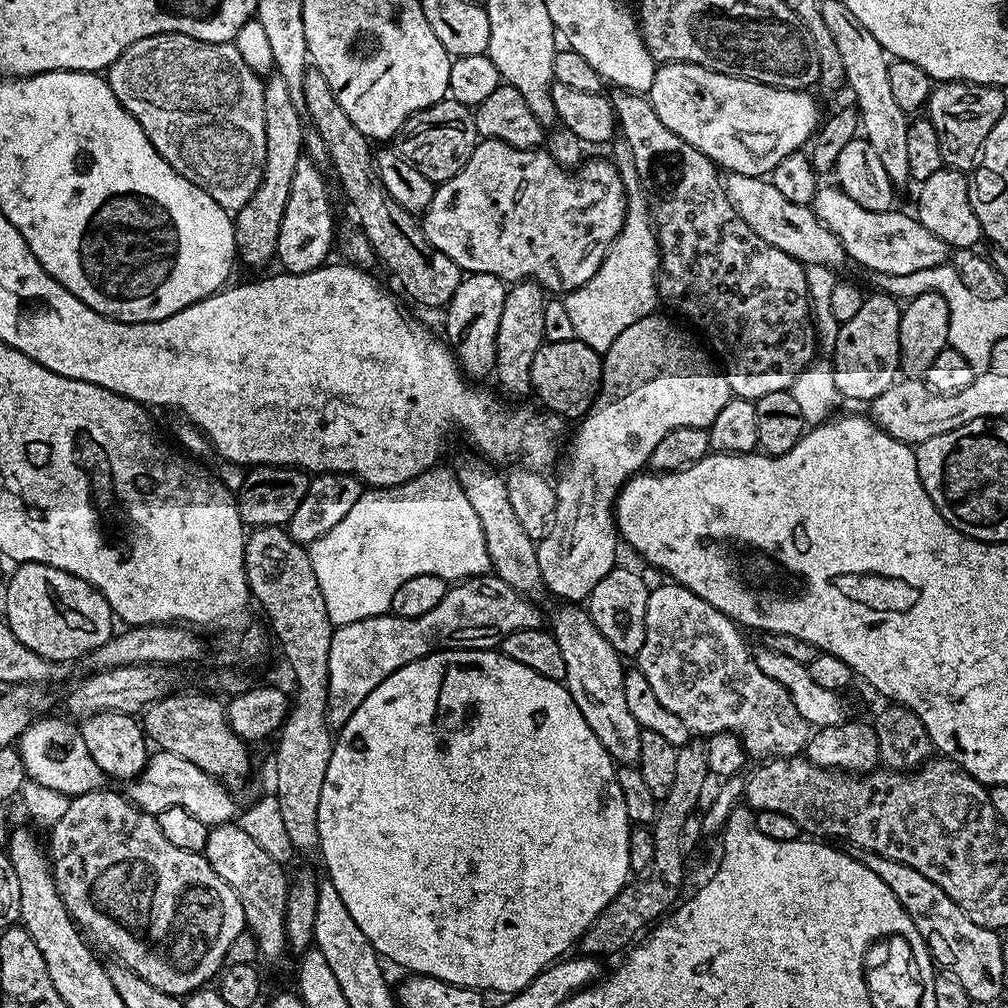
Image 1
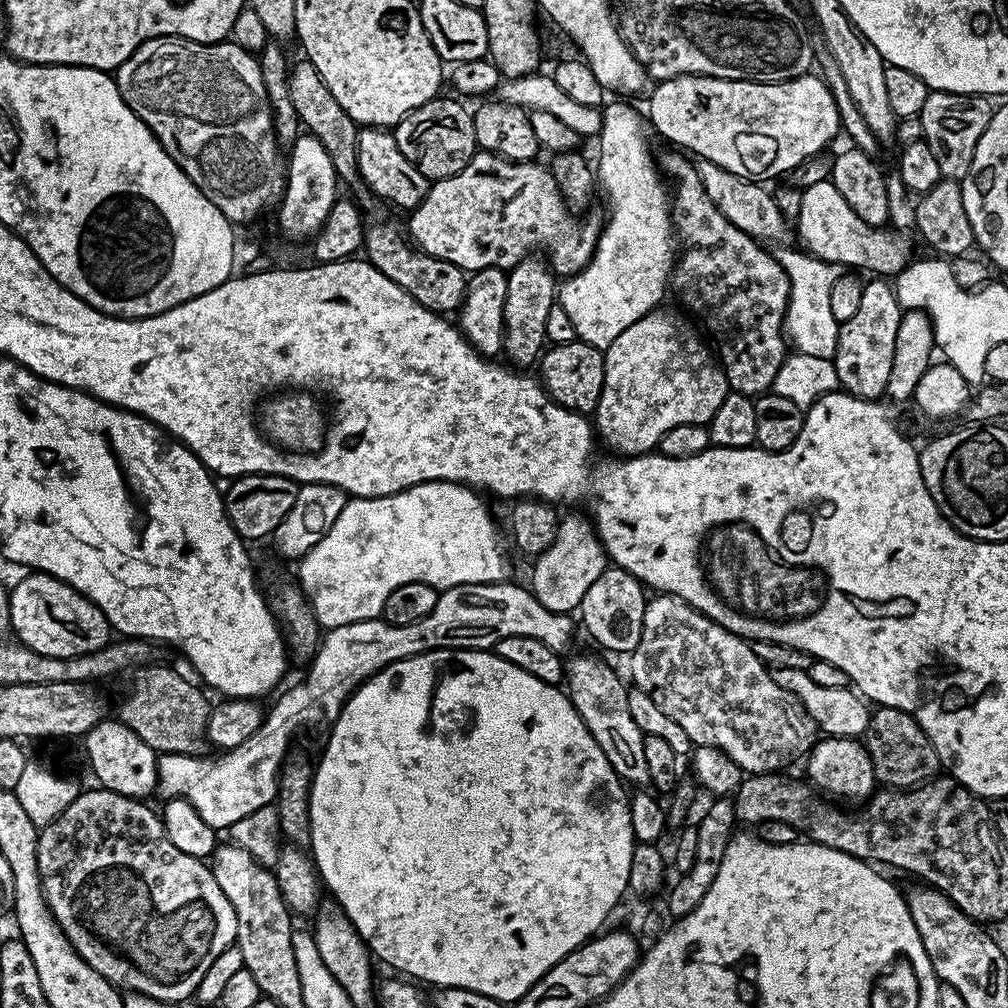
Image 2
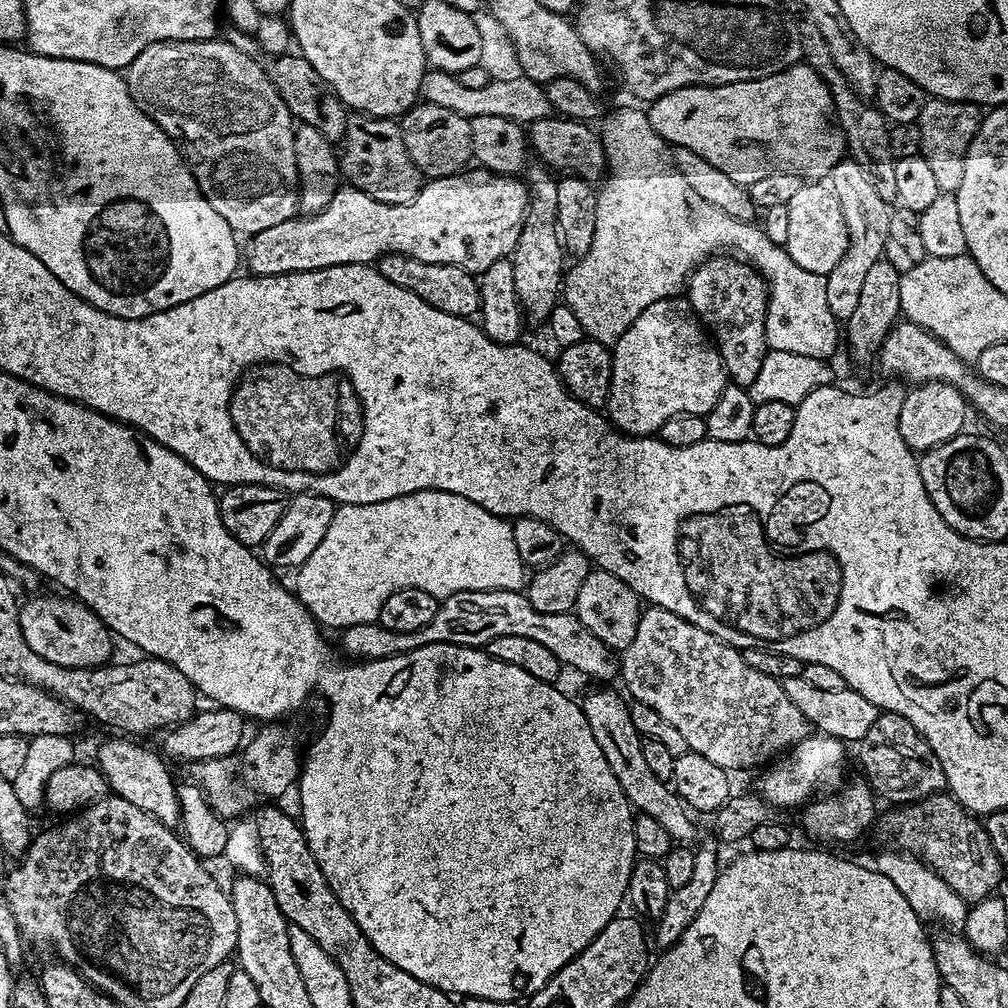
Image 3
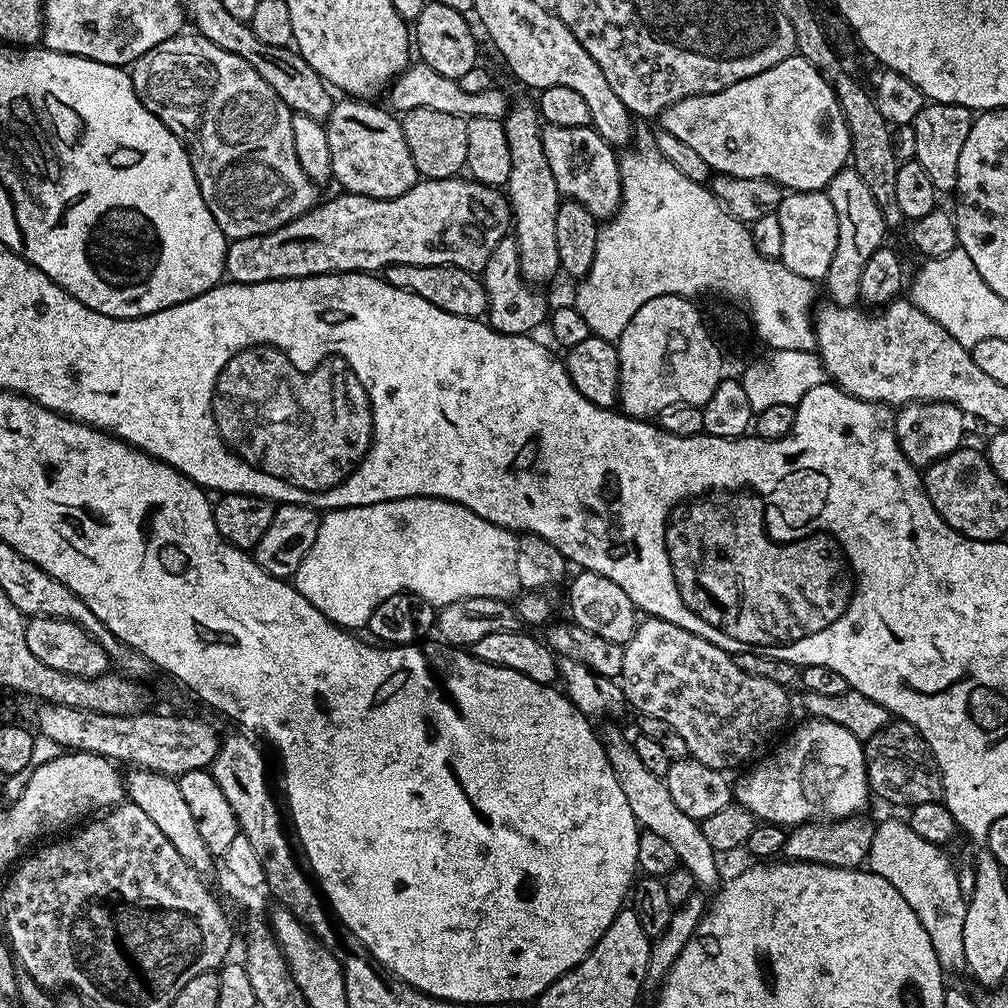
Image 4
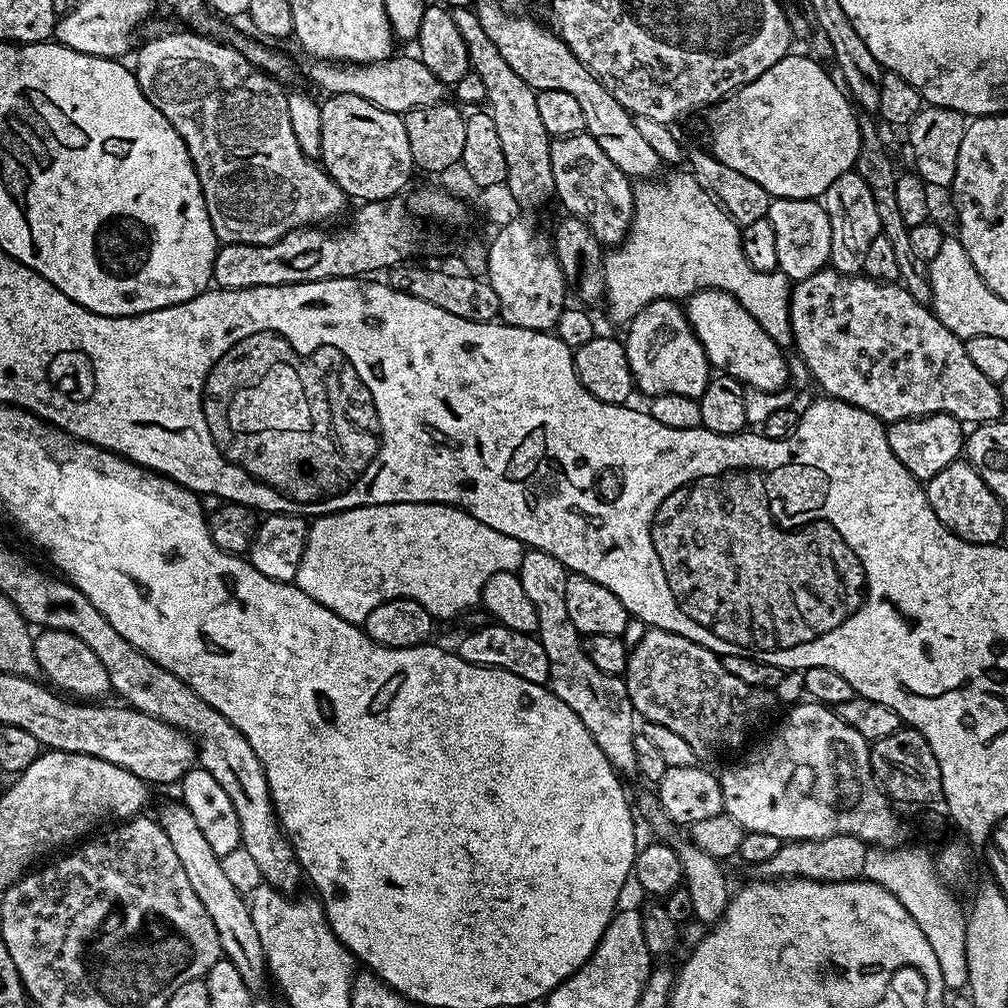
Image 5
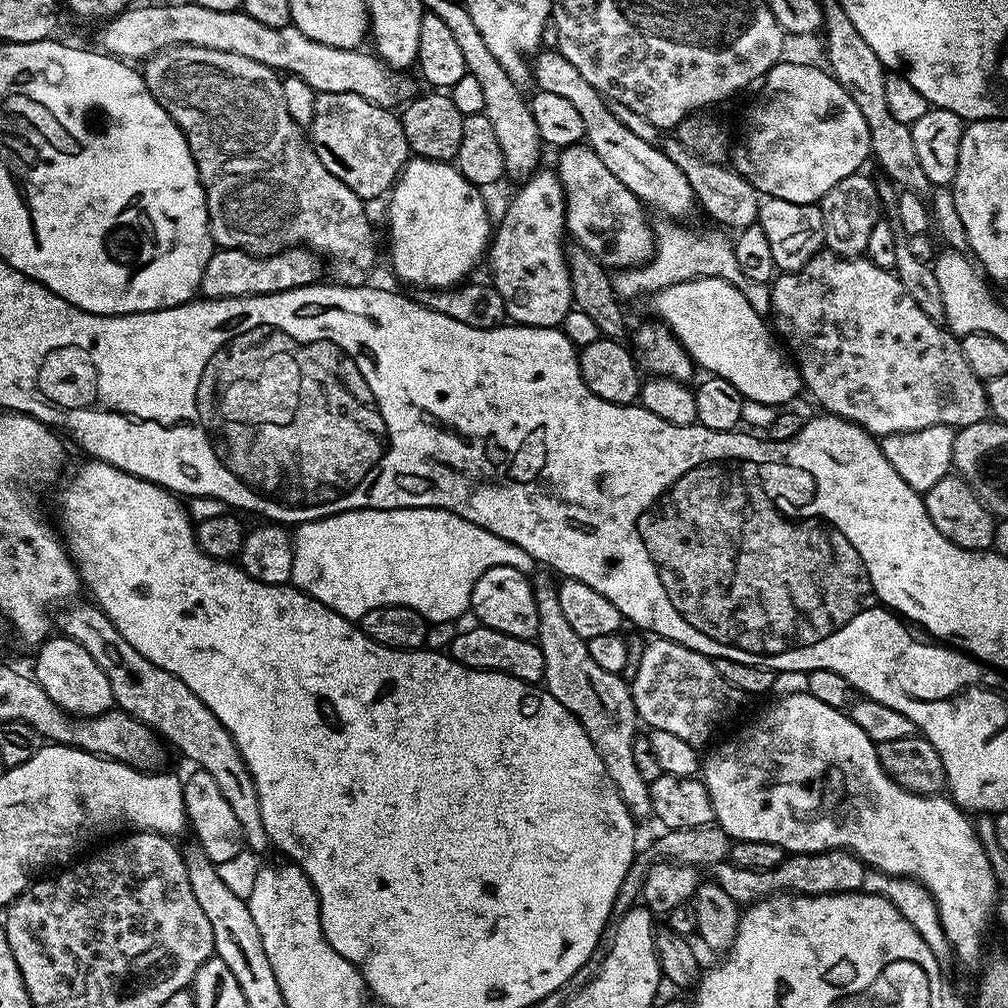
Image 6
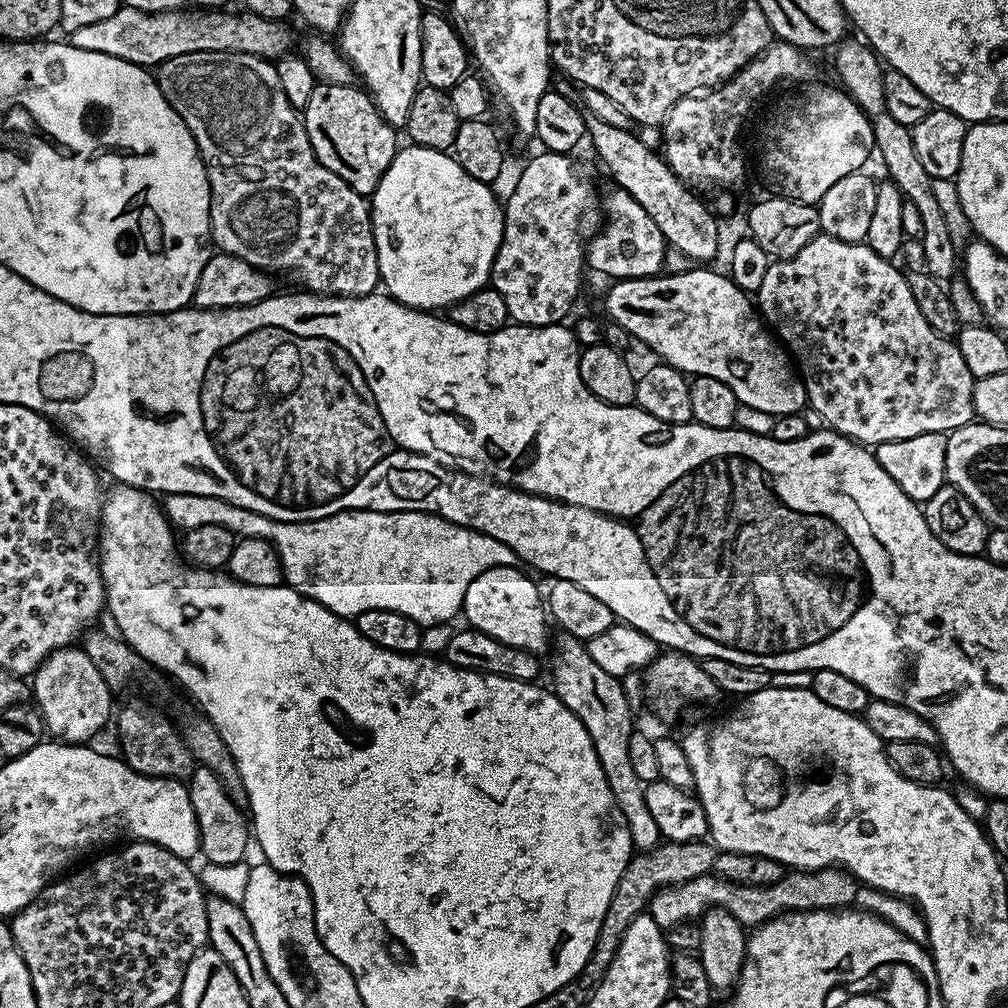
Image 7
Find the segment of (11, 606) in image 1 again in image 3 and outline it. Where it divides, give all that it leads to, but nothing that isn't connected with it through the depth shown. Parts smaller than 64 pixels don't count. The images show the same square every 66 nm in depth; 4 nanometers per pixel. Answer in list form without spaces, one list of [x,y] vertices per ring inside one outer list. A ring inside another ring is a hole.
[[[59,595],[36,596],[20,604],[20,625],[30,650],[46,658],[46,662],[54,662],[63,668],[93,669],[109,663],[113,659],[113,633],[85,604],[67,595]]]

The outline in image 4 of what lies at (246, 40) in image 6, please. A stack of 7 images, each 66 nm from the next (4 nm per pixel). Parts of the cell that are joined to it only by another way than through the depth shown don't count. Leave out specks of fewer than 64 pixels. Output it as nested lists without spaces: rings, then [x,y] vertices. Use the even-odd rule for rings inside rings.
[[[412,62],[392,81],[387,89],[387,92],[389,91],[389,102],[387,101],[387,103],[400,114],[425,108],[426,110],[439,110],[441,114],[454,114],[463,120],[473,120],[474,118],[499,120],[507,113],[510,100],[507,100],[498,88],[493,86],[479,91],[478,94],[466,94],[466,90],[462,90],[460,81],[446,78],[446,74],[438,74],[438,70],[433,70],[431,66],[426,66],[422,62]]]

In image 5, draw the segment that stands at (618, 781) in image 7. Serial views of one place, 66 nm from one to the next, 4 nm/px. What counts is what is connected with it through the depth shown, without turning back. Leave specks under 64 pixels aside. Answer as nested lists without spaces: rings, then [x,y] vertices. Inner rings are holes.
[[[528,548],[520,563],[518,575],[522,590],[526,590],[526,598],[530,598],[538,614],[538,638],[546,650],[546,658],[550,658],[548,684],[552,693],[562,698],[562,702],[566,702],[566,706],[570,706],[570,710],[582,718],[582,726],[590,730],[594,742],[598,742],[610,766],[621,777],[635,777],[637,770],[632,738],[638,732],[636,709],[632,707],[628,687],[623,679],[598,670],[598,666],[594,666],[594,662],[590,662],[584,653],[582,633],[576,629],[574,622],[570,622],[570,613],[566,610],[566,582],[570,575],[568,569],[562,562],[558,562],[558,558],[537,548]]]

